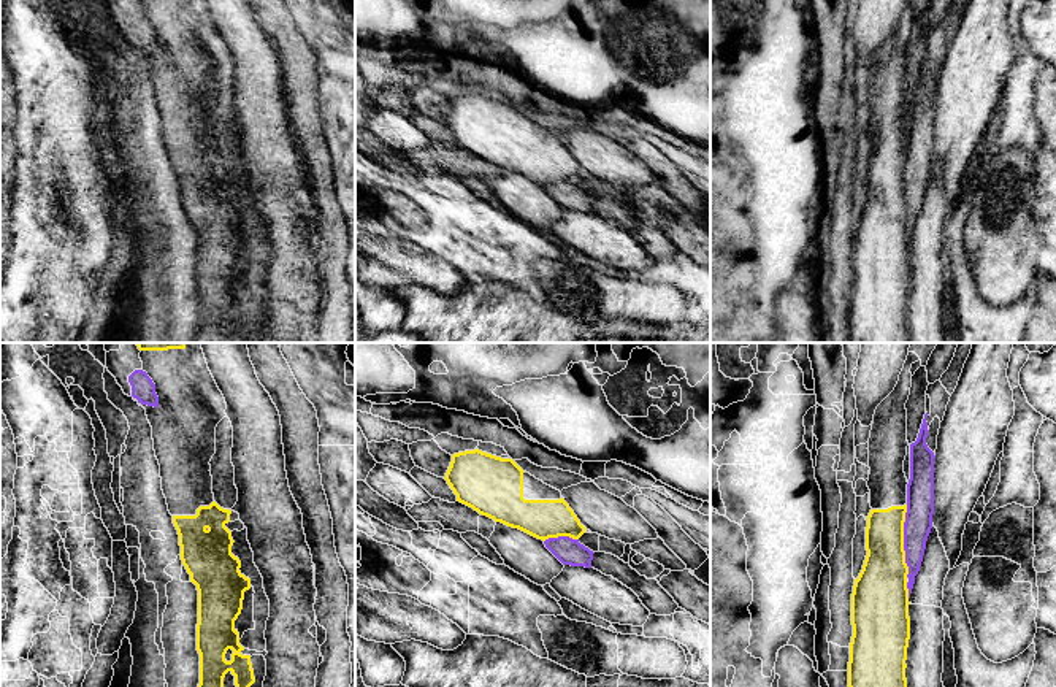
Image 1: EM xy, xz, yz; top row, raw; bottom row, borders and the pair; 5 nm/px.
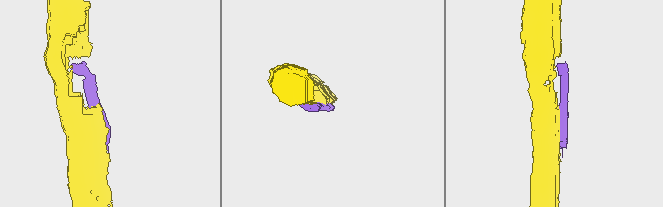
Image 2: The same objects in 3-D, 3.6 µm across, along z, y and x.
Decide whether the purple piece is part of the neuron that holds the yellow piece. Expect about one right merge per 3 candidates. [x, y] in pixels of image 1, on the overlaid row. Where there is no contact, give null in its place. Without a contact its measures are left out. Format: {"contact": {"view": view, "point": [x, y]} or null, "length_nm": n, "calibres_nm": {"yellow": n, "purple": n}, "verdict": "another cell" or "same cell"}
{"contact": {"view": "yz", "point": [902, 541]}, "length_nm": 360, "calibres_nm": {"yellow": 260, "purple": 140}, "verdict": "another cell"}

